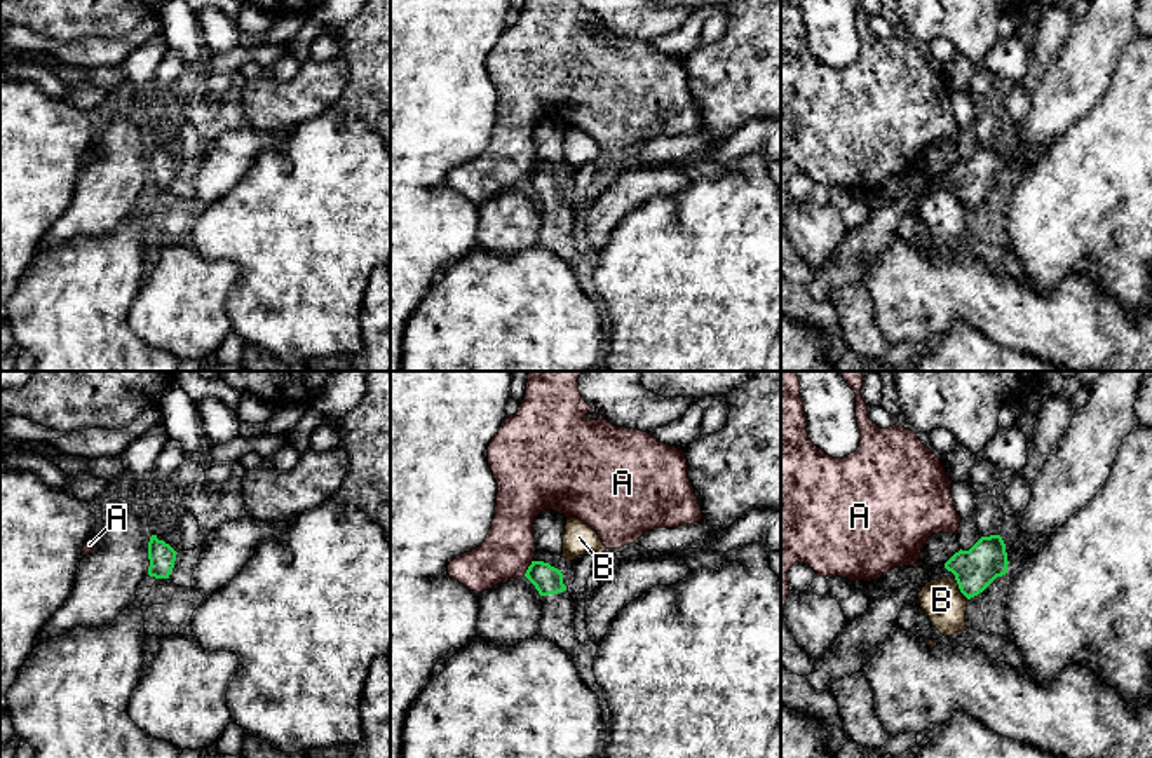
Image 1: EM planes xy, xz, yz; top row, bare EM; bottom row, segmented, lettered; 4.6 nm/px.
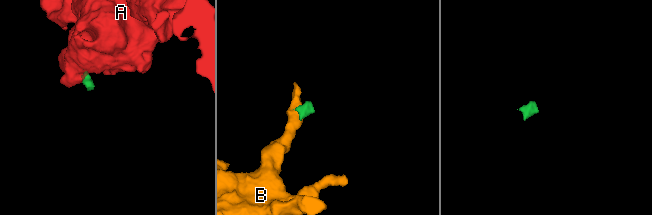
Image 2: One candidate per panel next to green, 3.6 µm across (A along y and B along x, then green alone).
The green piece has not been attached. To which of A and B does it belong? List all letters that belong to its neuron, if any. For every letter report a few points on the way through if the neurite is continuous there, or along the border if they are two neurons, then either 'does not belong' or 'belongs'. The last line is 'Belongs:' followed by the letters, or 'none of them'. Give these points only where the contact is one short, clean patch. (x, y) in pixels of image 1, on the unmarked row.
A: border xz (532, 169), (523, 185); does not belong
B: border yz (955, 192), (968, 208); does not belong
Belongs: none of them

